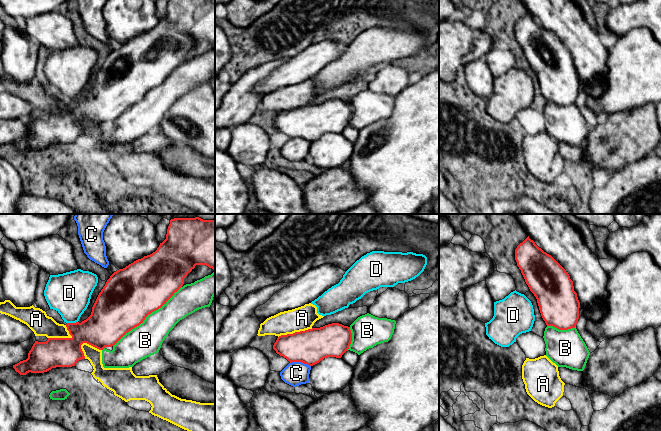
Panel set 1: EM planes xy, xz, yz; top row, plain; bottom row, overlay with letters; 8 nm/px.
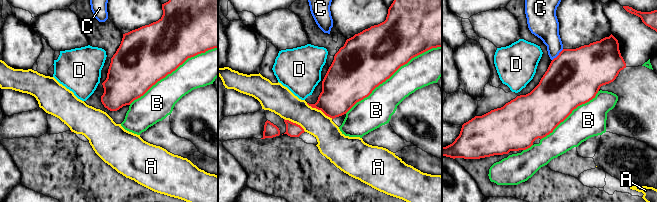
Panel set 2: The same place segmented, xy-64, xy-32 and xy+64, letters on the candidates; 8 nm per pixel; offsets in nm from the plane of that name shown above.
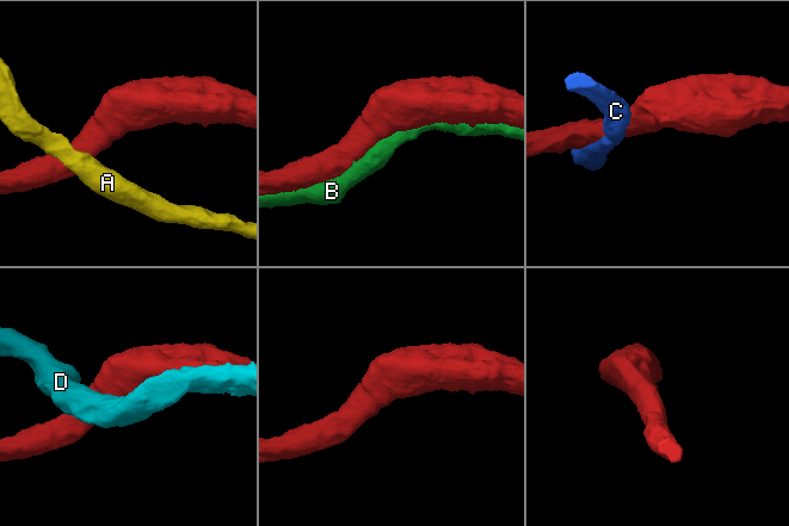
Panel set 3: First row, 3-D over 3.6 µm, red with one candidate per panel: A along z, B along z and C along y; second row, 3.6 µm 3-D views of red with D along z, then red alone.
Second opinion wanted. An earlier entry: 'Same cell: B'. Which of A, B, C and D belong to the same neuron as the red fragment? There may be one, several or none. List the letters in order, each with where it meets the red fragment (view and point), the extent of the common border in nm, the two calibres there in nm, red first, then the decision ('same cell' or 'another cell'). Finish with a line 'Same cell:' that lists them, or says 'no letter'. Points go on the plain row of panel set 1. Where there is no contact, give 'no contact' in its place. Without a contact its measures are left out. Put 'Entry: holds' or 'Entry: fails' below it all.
A: contact xy (60, 114); length 200 nm; calibres 240 and 180 nm; another cell
B: contact xy (147, 91); length 750 nm; calibres 440 and 260 nm; same cell
C: contact xz (300, 137); length 170 nm; calibres 280 and 190 nm; another cell
D: contact xy (72, 99); length 90 nm; calibres 300 and 340 nm; another cell
Same cell: B
Entry: holds

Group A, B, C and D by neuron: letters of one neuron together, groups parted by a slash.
A / B / C / D

